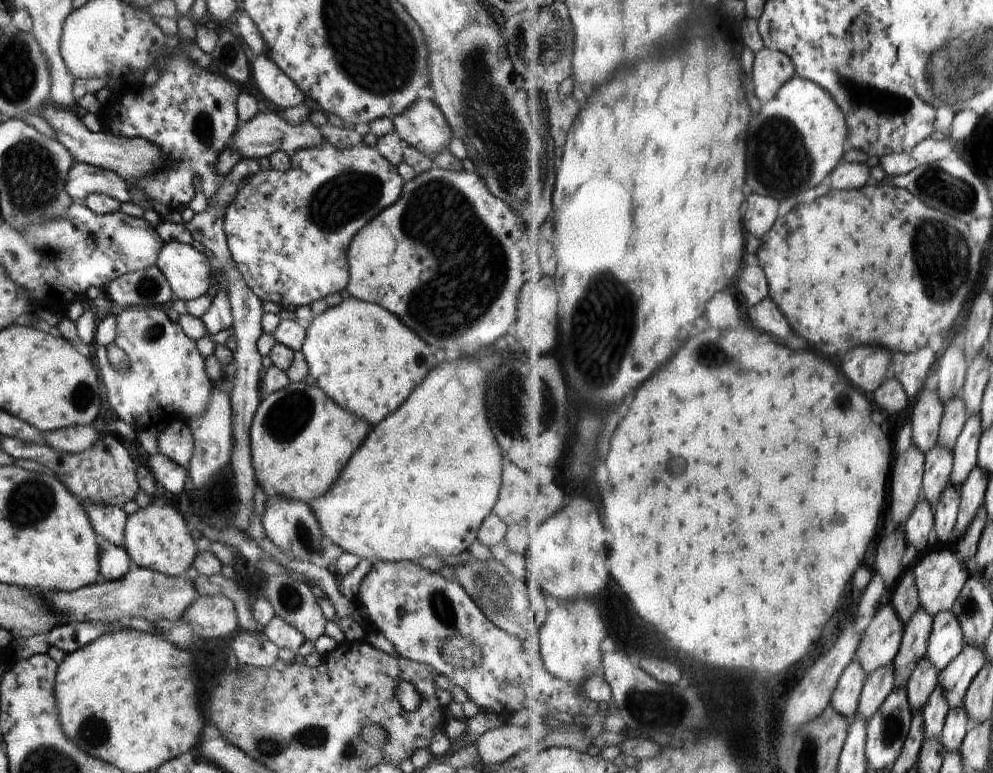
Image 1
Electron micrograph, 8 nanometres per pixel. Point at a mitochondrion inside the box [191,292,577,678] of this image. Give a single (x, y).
(287, 419)

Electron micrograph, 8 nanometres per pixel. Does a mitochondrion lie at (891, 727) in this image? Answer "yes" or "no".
yes

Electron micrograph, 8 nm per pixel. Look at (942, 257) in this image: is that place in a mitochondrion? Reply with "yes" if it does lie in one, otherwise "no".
yes

